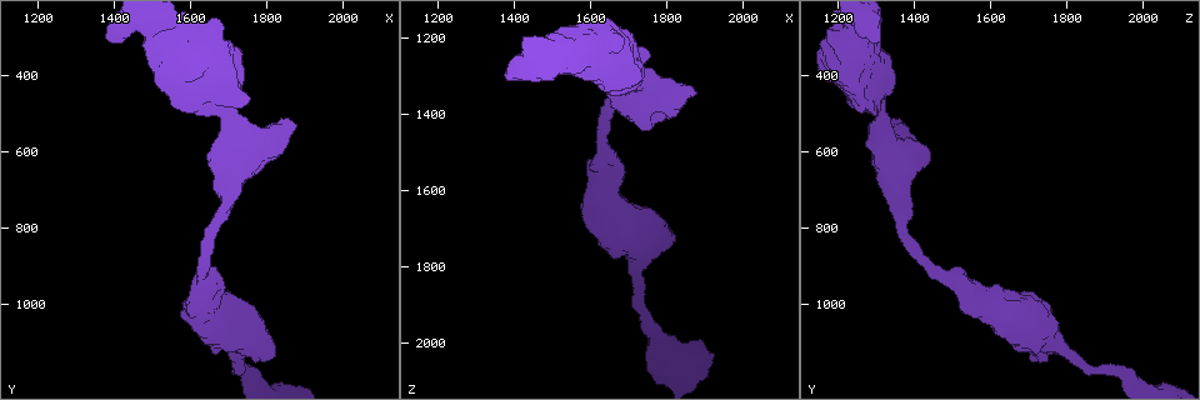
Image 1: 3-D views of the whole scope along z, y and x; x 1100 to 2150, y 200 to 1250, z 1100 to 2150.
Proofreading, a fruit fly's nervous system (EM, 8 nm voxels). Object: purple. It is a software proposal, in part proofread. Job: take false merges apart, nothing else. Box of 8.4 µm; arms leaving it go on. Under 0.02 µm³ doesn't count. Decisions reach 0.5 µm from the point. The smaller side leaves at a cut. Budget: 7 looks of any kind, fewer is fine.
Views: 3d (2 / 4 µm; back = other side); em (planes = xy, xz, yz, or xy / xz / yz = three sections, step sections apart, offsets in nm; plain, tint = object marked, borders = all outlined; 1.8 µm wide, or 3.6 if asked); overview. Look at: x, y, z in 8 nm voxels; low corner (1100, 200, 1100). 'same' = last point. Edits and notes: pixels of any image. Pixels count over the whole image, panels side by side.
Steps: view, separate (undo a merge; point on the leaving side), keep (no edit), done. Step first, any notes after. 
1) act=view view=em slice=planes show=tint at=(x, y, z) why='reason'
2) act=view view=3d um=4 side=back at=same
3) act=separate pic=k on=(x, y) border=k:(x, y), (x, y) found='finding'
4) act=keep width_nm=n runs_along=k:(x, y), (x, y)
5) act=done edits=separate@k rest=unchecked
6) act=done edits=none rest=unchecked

act=view view=em um=3.6 slice=xz step=4 show=tint at=(1650, 1020, 1650) why='calibre changes'

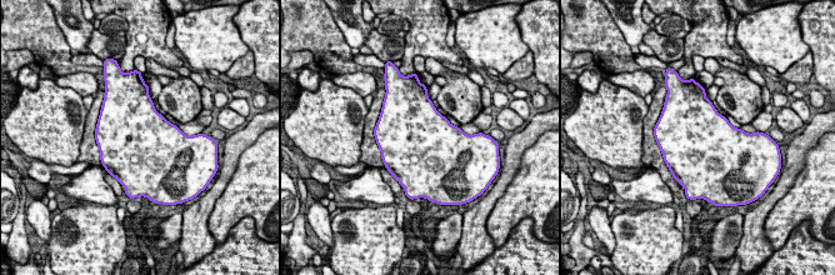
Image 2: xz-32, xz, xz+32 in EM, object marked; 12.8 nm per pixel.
act=view view=em um=3.6 slice=planes show=tint at=same why='another direction'

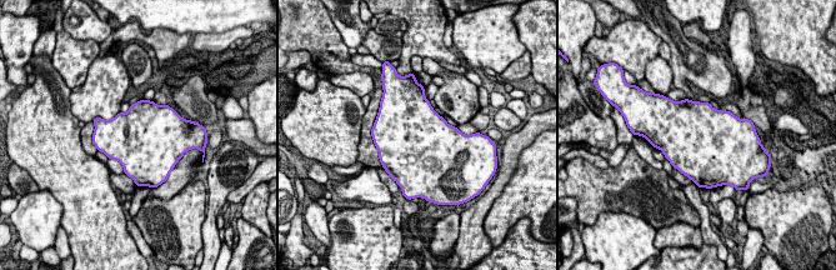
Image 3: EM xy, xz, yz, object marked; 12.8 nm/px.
act=keep found='continuous, no second neuron'

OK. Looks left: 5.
act=view view=3d um=4 at=(1705, 685, 1355) why='sudden change in width'

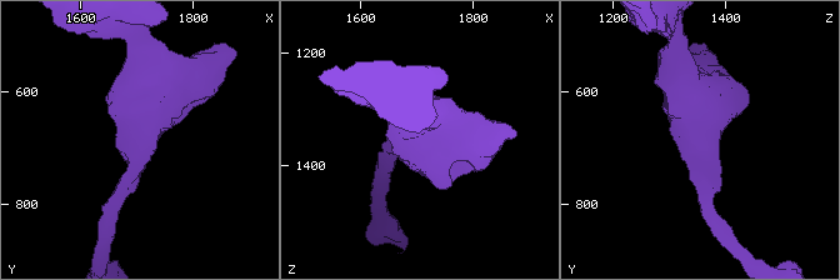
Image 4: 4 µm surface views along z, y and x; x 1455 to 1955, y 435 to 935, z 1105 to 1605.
act=view view=em um=3.6 slice=planes show=plain at=(1700, 690, 1360)

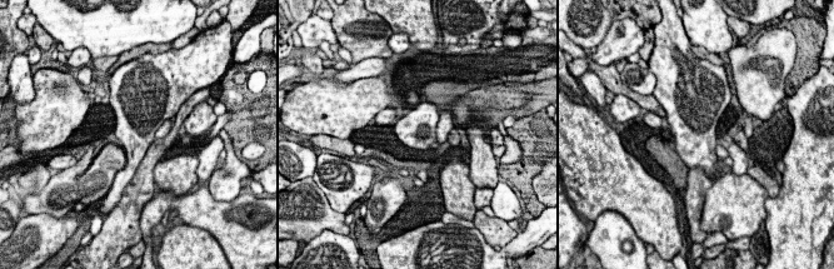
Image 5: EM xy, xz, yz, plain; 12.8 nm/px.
act=view view=em um=3.6 slice=planes show=tint at=same why='with the object marked'

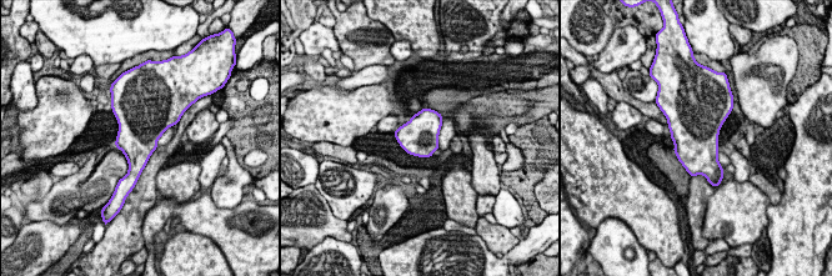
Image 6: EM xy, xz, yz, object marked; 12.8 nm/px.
act=keep width_nm=500 found='one neuron here'

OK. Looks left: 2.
act=view view=em um=3.6 slice=planes show=tint at=(1570, 470, 1265) why='closes a loop'

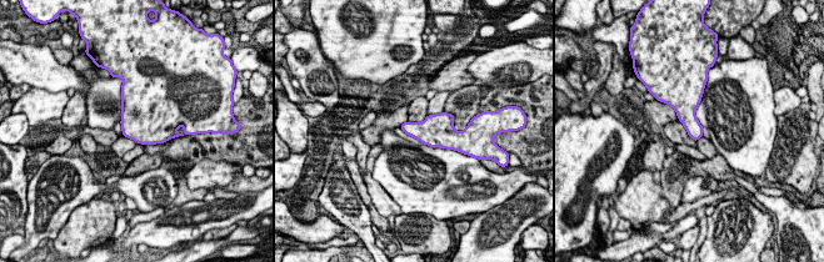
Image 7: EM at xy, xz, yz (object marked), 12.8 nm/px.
act=keep width_nm=200 found='continuous, no second neuron'

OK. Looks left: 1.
act=done edits=none rest=unchecked

